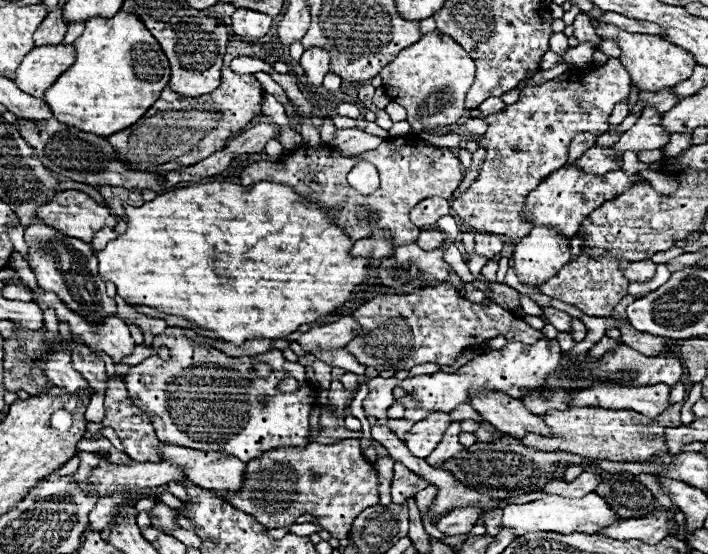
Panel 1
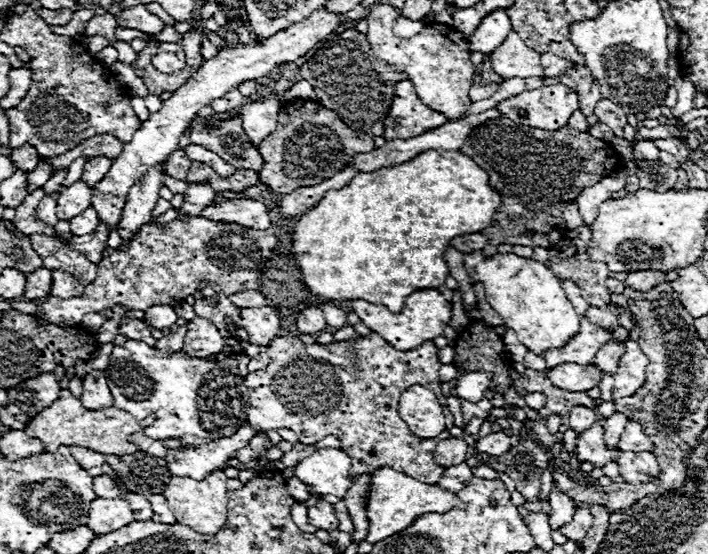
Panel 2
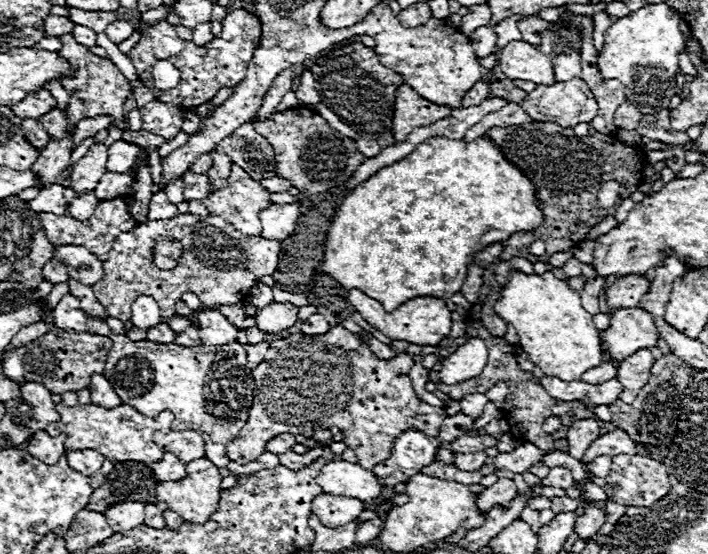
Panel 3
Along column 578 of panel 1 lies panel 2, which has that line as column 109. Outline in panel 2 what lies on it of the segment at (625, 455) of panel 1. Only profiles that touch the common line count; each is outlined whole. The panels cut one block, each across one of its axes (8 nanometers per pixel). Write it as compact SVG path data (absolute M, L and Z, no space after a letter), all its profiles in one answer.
M62 390L60 400L56 400L56 404L52 404L50 408L44 408L44 412L40 412L34 420L30 420L24 432L32 438L42 440L48 452L56 452L58 446L84 446L100 454L126 456L126 454L134 454L140 450L136 448L136 444L128 442L128 436L144 430L146 426L152 426L154 420L156 420L154 416L136 420L132 414L118 410L116 406L102 408L102 410L88 410L82 406L80 398L74 398L70 394L70 390Z

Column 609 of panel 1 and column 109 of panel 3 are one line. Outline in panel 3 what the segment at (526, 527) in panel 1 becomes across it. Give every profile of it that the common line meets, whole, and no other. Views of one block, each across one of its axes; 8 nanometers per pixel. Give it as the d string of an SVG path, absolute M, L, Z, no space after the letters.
M142 502L112 504L112 508L104 510L104 518L108 520L114 532L132 530L138 524L144 524L144 504Z

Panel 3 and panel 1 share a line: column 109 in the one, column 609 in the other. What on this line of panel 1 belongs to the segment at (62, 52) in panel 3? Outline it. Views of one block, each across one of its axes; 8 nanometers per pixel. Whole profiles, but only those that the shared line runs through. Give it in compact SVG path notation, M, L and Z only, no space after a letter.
M610 58L594 70L568 70L544 84L526 86L516 104L482 118L488 130L476 138L476 144L486 150L486 158L472 186L452 202L454 212L476 232L518 240L528 236L532 224L520 218L528 192L566 164L568 144L576 134L604 134L614 106L626 102L628 96L630 76L618 58Z

